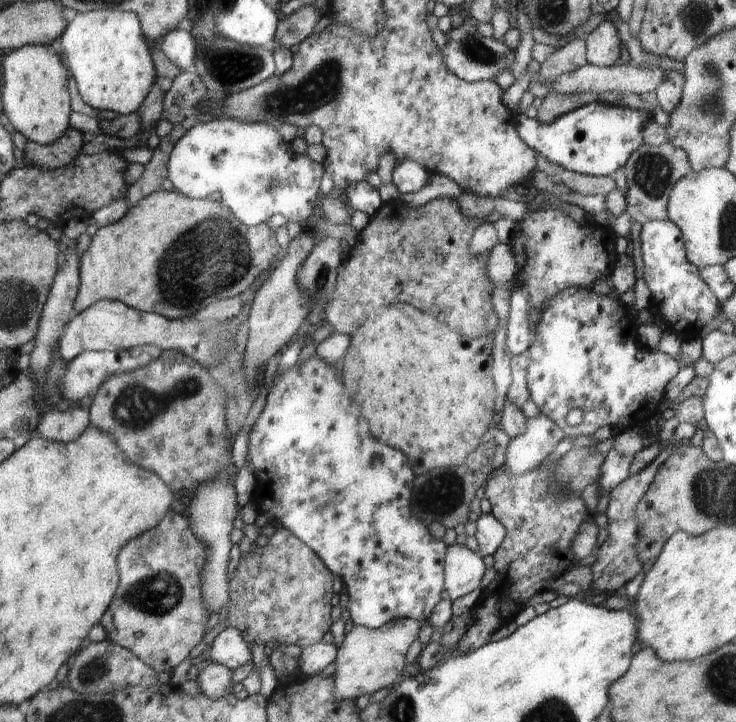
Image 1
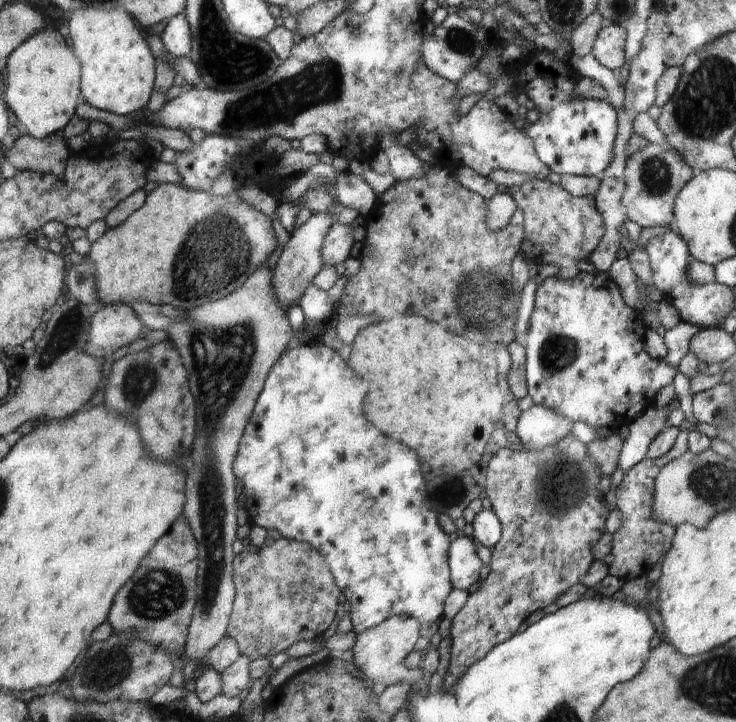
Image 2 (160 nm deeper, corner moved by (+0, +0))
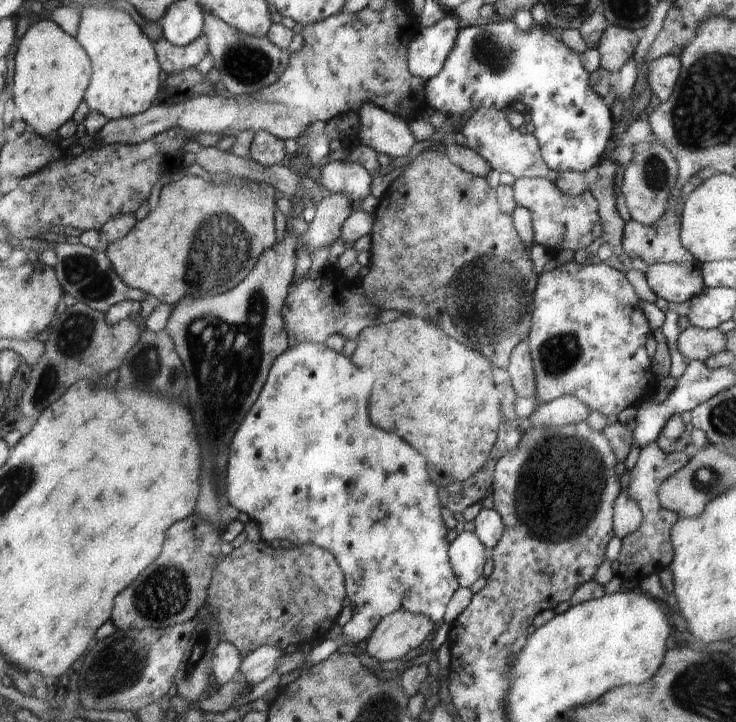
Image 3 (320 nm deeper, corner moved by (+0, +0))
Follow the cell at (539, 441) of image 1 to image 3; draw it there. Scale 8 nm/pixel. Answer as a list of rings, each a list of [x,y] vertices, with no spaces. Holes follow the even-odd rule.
[[[564,395],[560,398],[552,399],[530,415],[529,419],[534,425],[554,425],[564,426],[567,424],[578,424],[589,415],[587,404],[575,396]]]

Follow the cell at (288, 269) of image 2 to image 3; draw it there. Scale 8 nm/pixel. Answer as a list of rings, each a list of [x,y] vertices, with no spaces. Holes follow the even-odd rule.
[[[328,193],[316,206],[308,230],[298,239],[297,247],[307,244],[313,253],[324,244],[332,244],[341,236],[343,222],[353,212],[351,198],[344,193]]]

